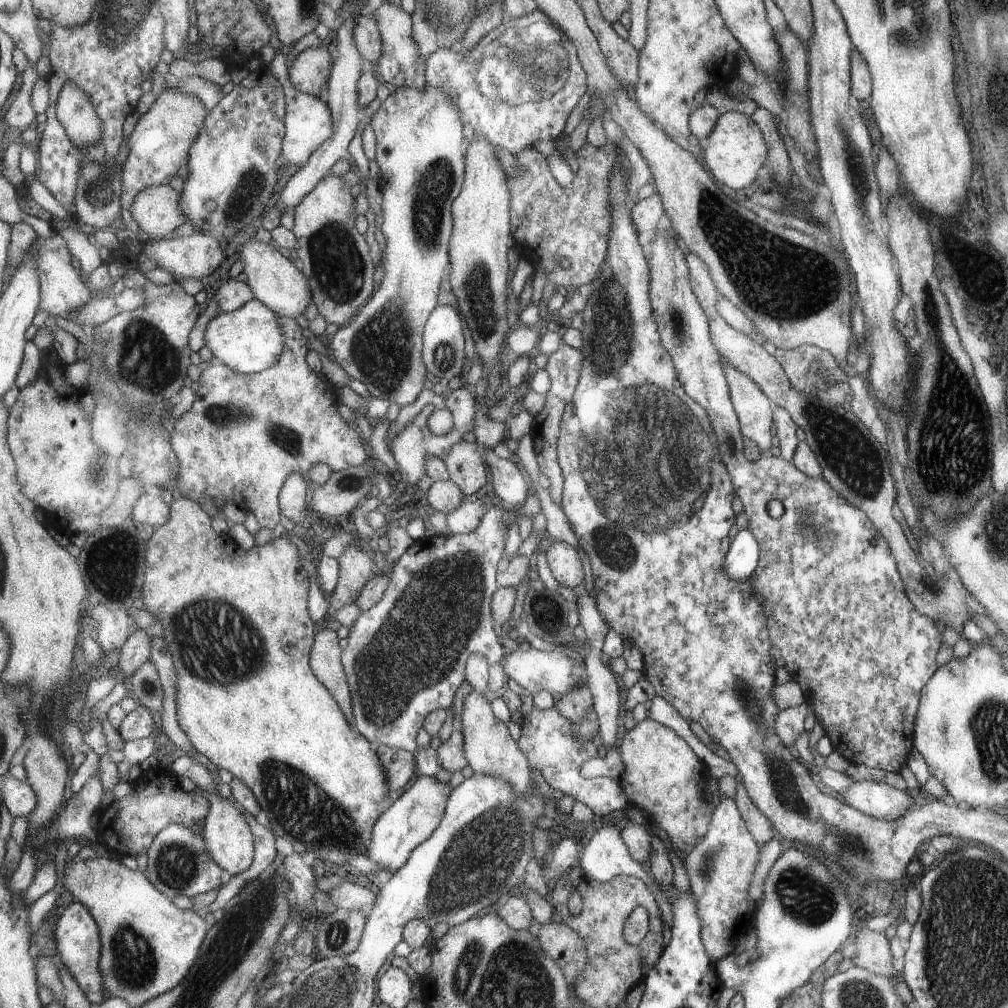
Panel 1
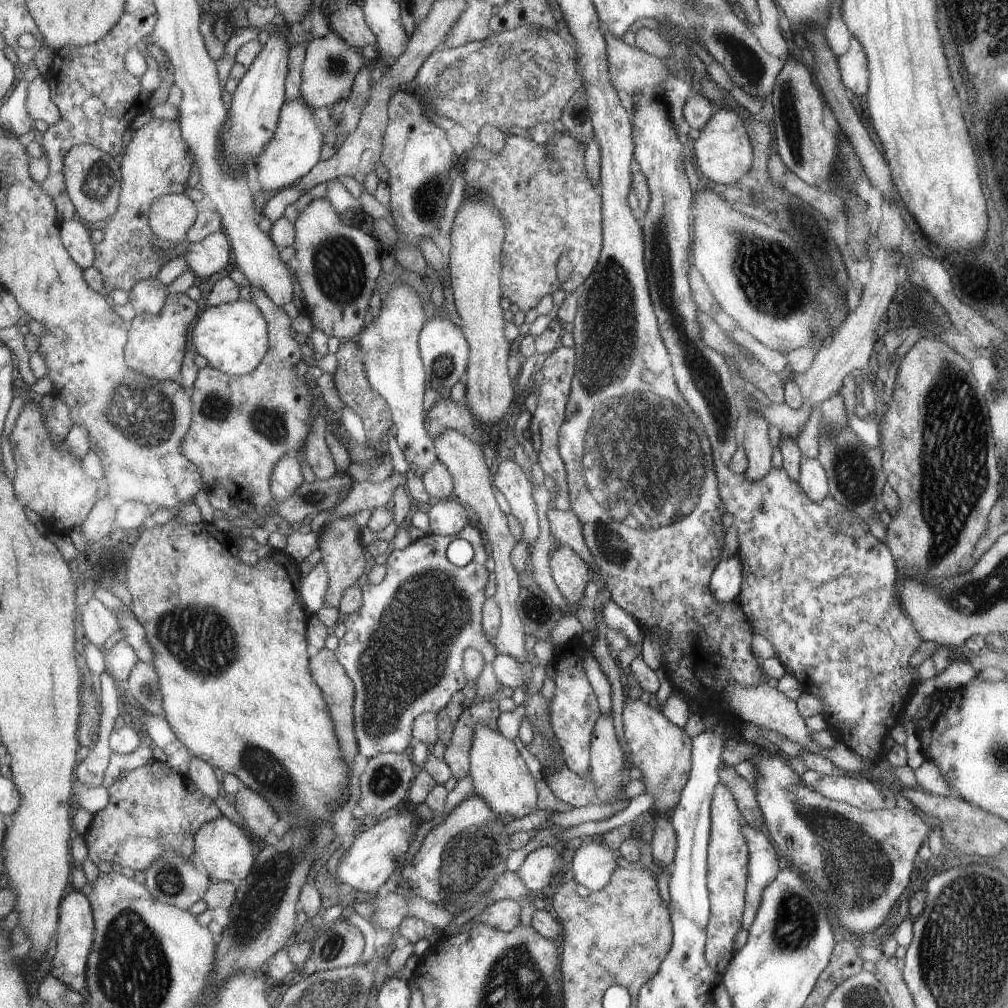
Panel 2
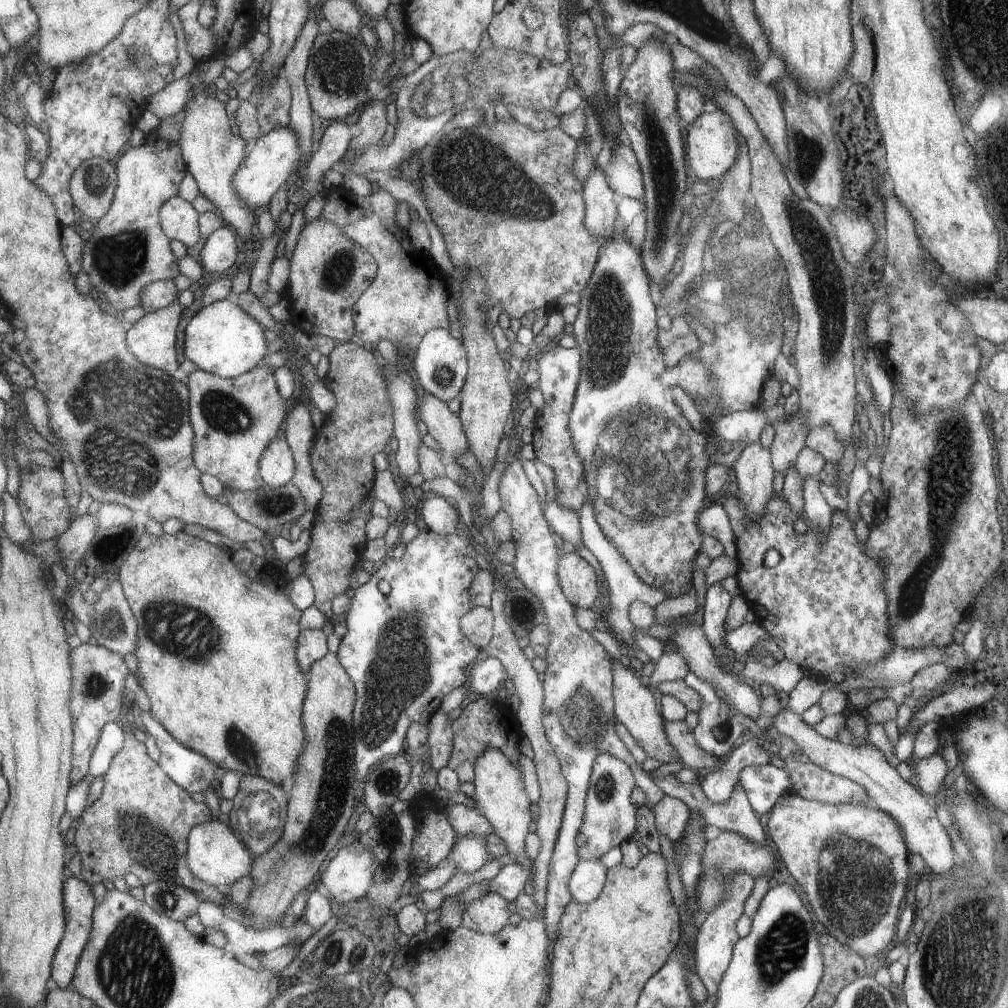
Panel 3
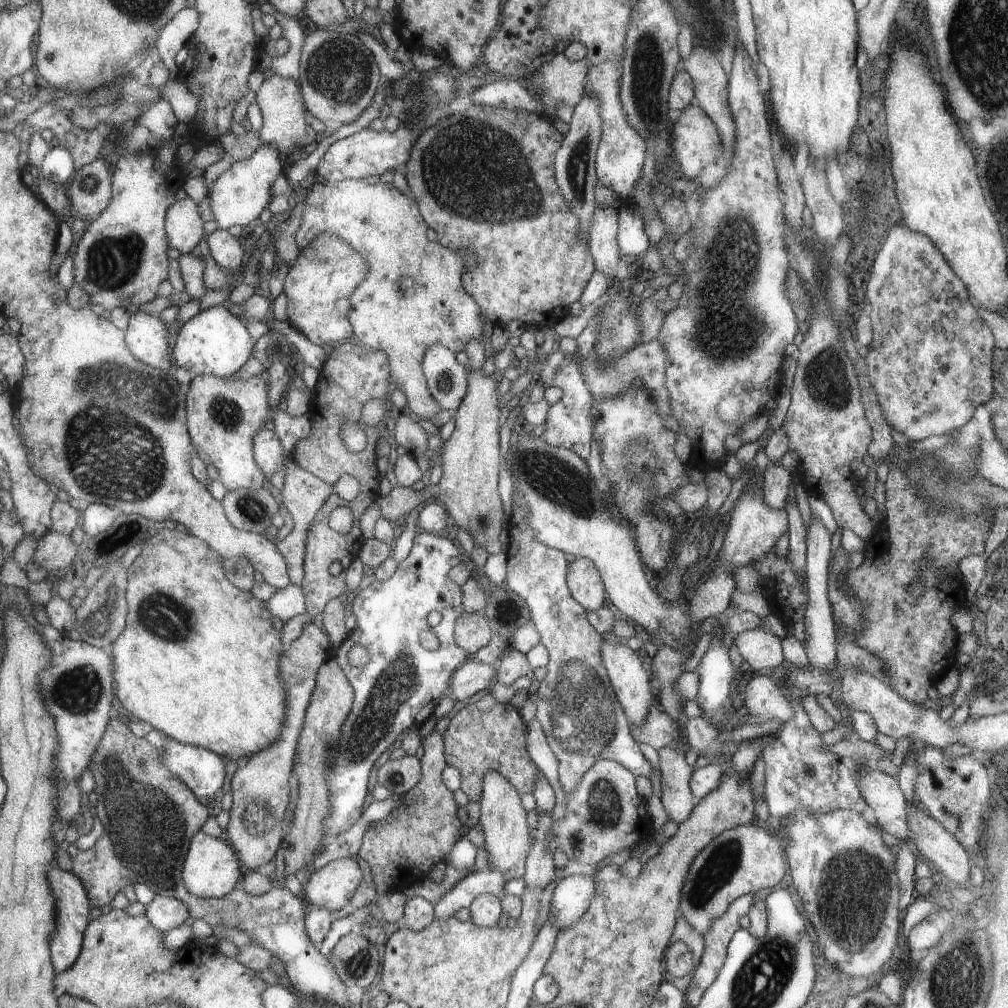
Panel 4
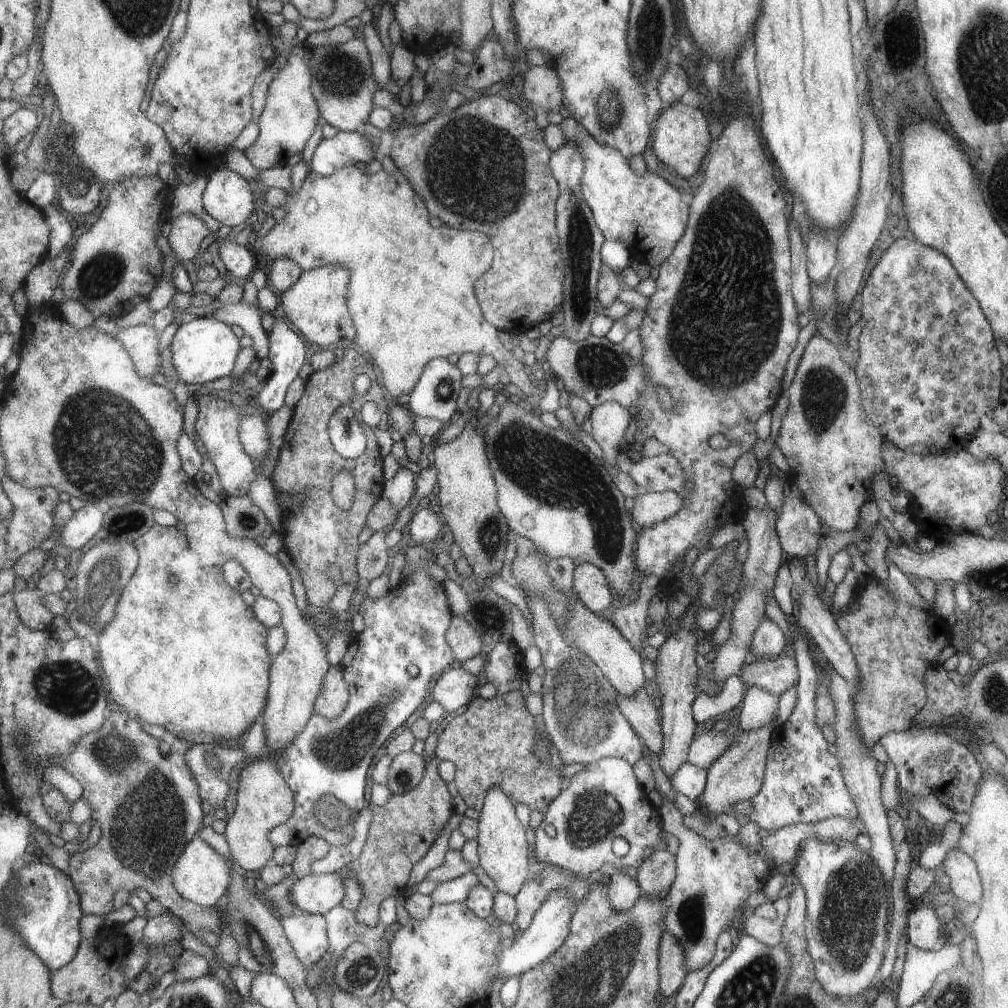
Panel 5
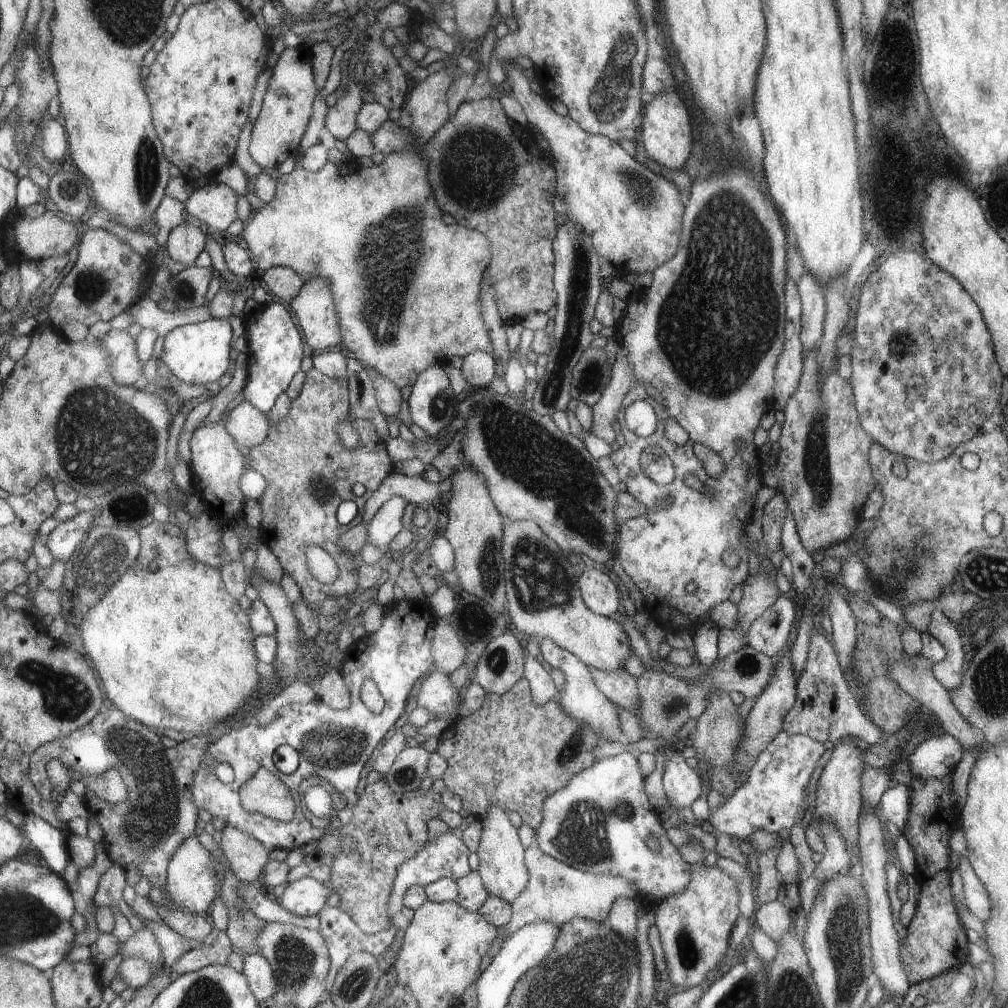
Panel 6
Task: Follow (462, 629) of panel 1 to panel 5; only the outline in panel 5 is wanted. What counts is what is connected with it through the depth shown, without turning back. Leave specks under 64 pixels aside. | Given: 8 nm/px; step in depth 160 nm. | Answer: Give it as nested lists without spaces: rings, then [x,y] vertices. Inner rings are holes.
[[[408,540],[403,549],[405,563],[411,564],[413,569],[411,576],[399,582],[395,588],[389,588],[381,598],[373,599],[364,596],[357,609],[357,613],[363,619],[364,628],[361,632],[355,633],[353,642],[345,655],[345,660],[349,660],[349,664],[341,664],[341,666],[353,668],[353,700],[349,702],[343,714],[331,720],[314,712],[312,720],[300,736],[294,739],[293,744],[281,753],[276,753],[276,761],[280,764],[282,775],[294,790],[296,799],[293,816],[269,833],[271,842],[276,848],[300,846],[309,837],[323,837],[332,845],[337,846],[351,843],[354,835],[353,821],[365,804],[363,802],[365,774],[367,774],[373,754],[387,740],[391,730],[395,730],[405,718],[413,714],[415,708],[423,704],[425,696],[431,692],[431,686],[429,686],[431,676],[441,674],[445,666],[449,666],[449,662],[453,660],[454,654],[451,654],[451,647],[444,637],[453,615],[445,591],[439,586],[439,582],[435,582],[425,570],[425,565],[433,560],[433,556],[423,548],[422,544]],[[423,634],[427,636],[427,640],[421,638]],[[332,796],[337,796],[341,802],[345,802],[353,811],[353,816],[350,823],[330,830],[317,821],[316,806],[322,805],[327,798]]]

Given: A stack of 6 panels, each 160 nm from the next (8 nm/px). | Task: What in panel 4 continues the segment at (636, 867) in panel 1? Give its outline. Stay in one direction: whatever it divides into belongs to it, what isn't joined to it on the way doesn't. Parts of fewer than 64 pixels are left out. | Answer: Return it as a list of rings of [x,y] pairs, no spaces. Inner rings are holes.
[[[591,876],[564,877],[552,890],[547,917],[558,930],[568,927],[587,910],[594,894],[594,879]]]

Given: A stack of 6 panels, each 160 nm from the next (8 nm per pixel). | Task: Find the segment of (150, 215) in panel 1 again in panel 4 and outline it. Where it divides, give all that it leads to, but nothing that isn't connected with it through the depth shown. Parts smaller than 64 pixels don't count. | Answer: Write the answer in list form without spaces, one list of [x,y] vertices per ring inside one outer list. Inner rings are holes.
[[[185,197],[174,202],[168,210],[166,230],[171,246],[181,254],[193,252],[193,248],[204,239],[205,221],[197,210],[197,202]]]

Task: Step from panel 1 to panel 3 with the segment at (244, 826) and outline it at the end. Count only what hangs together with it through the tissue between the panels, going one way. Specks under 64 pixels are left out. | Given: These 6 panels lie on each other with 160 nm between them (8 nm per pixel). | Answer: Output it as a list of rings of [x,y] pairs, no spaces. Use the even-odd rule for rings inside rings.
[[[212,819],[198,825],[188,837],[188,864],[192,874],[210,886],[230,888],[251,871],[255,856],[226,819]]]

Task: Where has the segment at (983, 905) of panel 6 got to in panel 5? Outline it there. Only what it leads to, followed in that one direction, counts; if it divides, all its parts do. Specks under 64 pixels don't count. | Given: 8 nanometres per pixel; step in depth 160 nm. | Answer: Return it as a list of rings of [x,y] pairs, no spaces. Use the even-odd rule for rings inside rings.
[[[955,847],[948,850],[939,864],[939,873],[949,878],[946,888],[950,894],[967,903],[979,903],[982,895],[980,876],[967,854]]]

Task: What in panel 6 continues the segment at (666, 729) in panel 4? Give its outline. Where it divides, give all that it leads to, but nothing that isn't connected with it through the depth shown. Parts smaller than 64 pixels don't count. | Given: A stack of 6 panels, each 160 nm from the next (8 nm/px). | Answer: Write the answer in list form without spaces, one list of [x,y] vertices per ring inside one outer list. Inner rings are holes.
[[[589,667],[589,672],[593,676],[597,690],[600,690],[601,694],[609,699],[609,702],[617,704],[632,715],[637,714],[639,698],[637,698],[637,686],[635,686],[633,676],[627,674],[623,669],[617,672],[602,672]]]

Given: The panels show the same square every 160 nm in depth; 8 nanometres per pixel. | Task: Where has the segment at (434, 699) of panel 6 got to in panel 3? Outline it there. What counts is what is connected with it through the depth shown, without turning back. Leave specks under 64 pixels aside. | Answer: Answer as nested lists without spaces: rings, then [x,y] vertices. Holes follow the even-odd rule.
[[[486,657],[472,669],[466,679],[466,688],[477,694],[489,695],[489,692],[502,686],[507,677],[503,664],[497,658]]]

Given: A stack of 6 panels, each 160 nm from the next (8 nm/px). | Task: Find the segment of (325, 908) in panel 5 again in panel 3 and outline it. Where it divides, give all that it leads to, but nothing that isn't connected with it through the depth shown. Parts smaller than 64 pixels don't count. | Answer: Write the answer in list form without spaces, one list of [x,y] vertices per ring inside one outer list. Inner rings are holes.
[[[358,842],[343,848],[331,858],[323,874],[319,888],[337,903],[355,900],[362,902],[371,887],[373,854]]]

